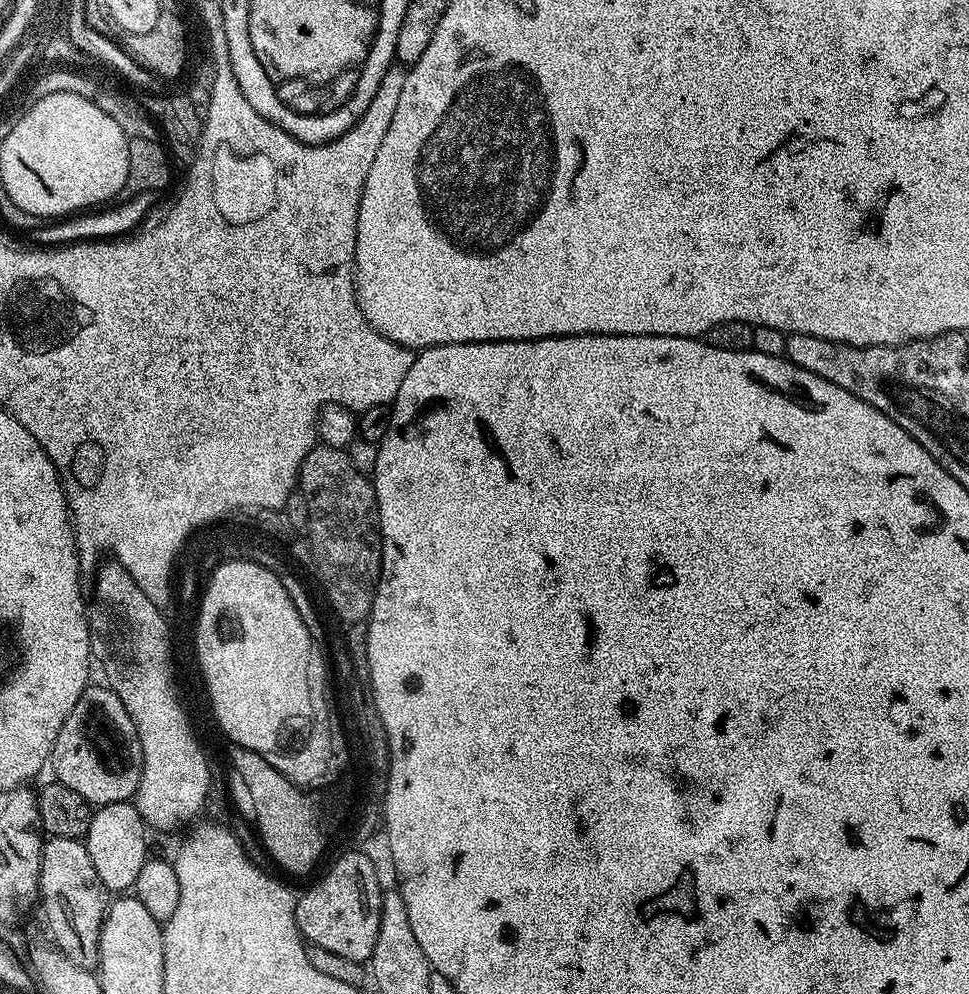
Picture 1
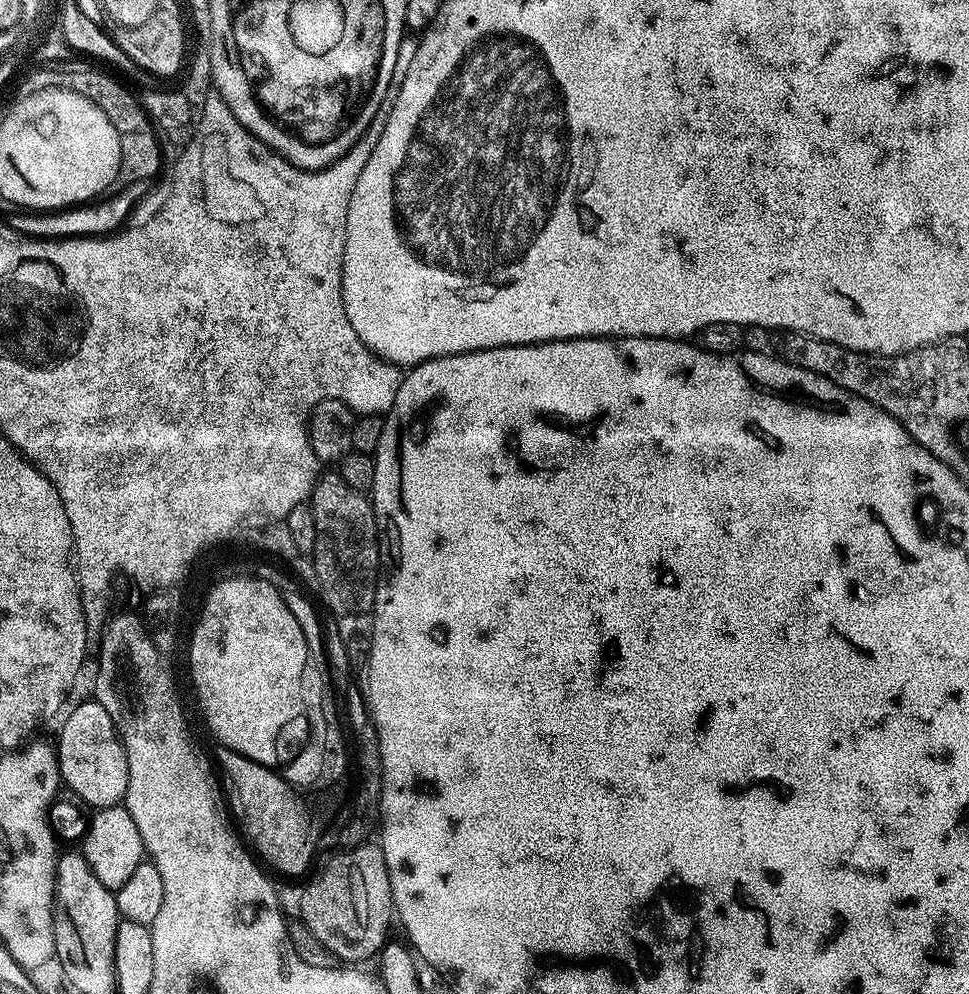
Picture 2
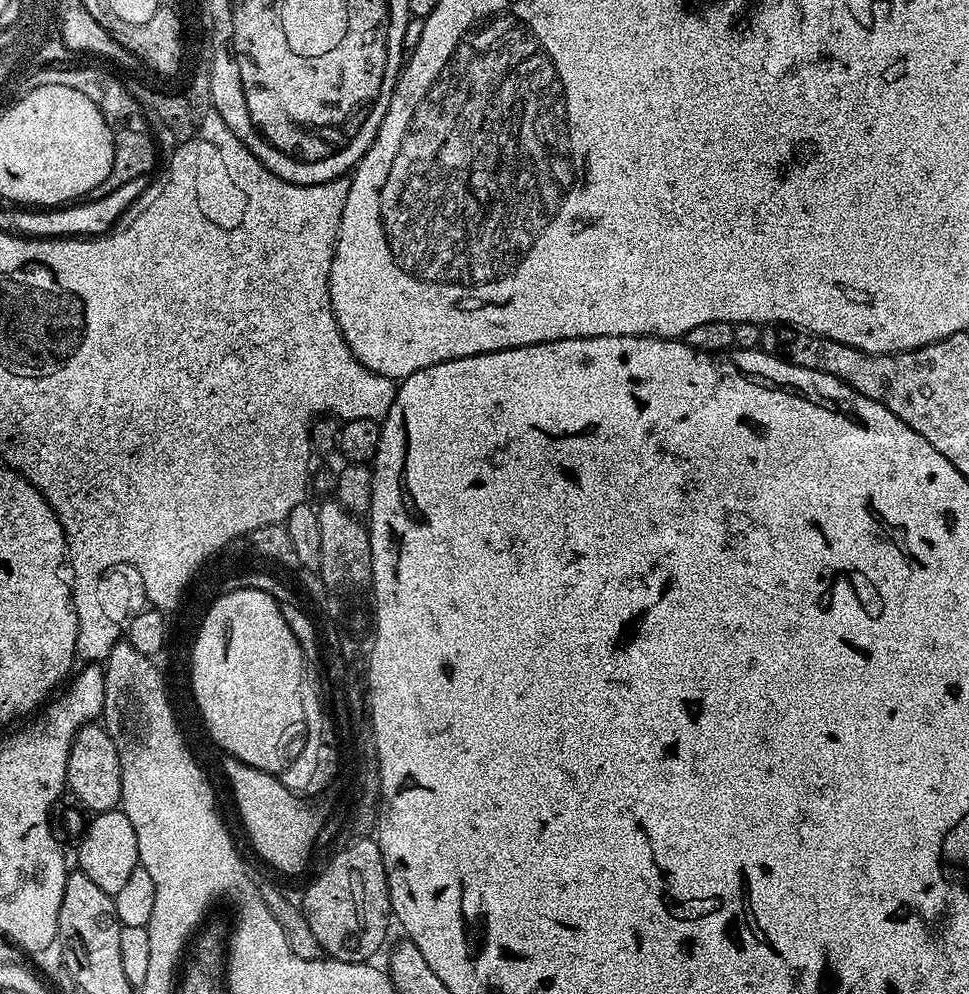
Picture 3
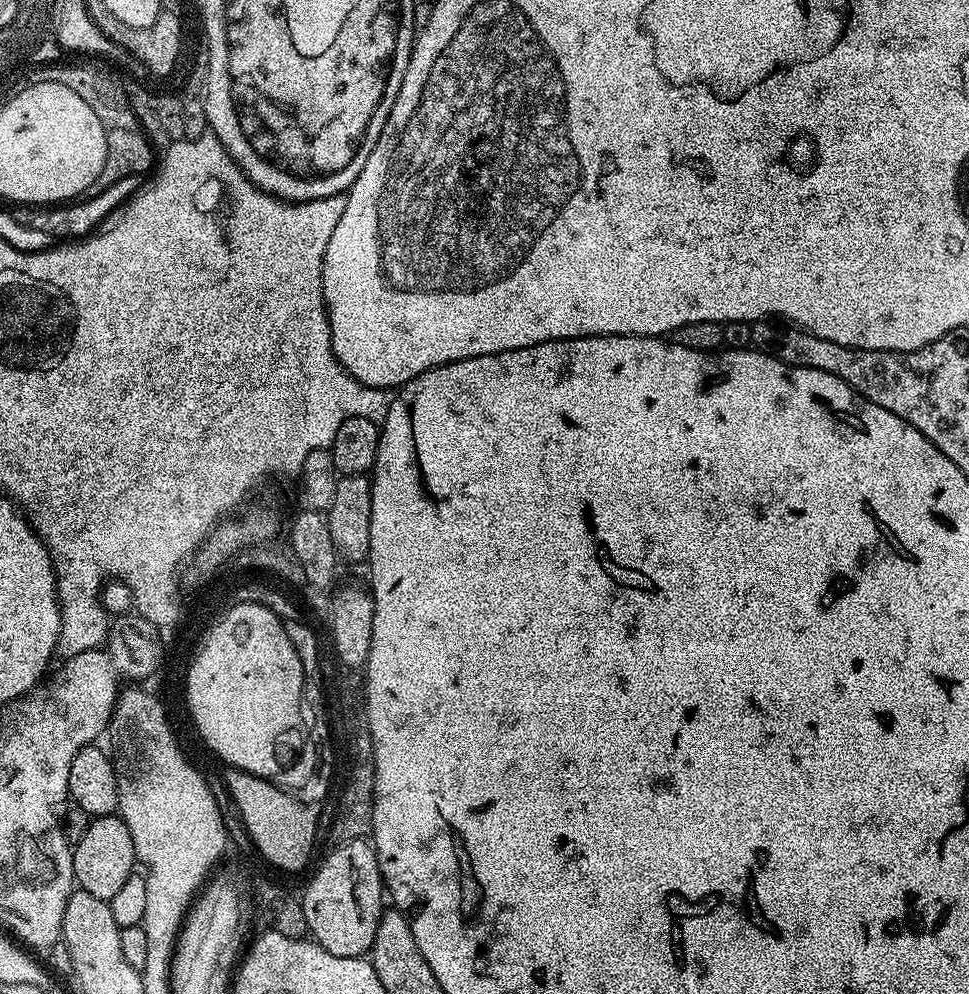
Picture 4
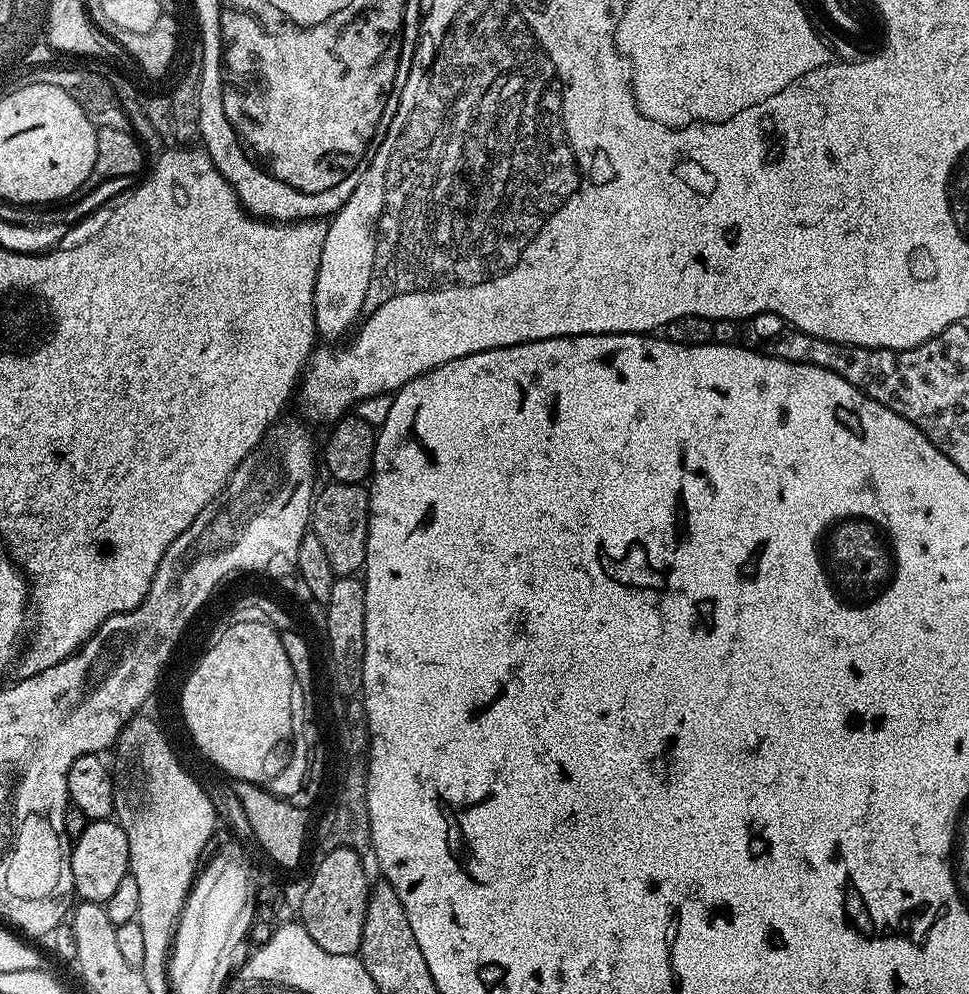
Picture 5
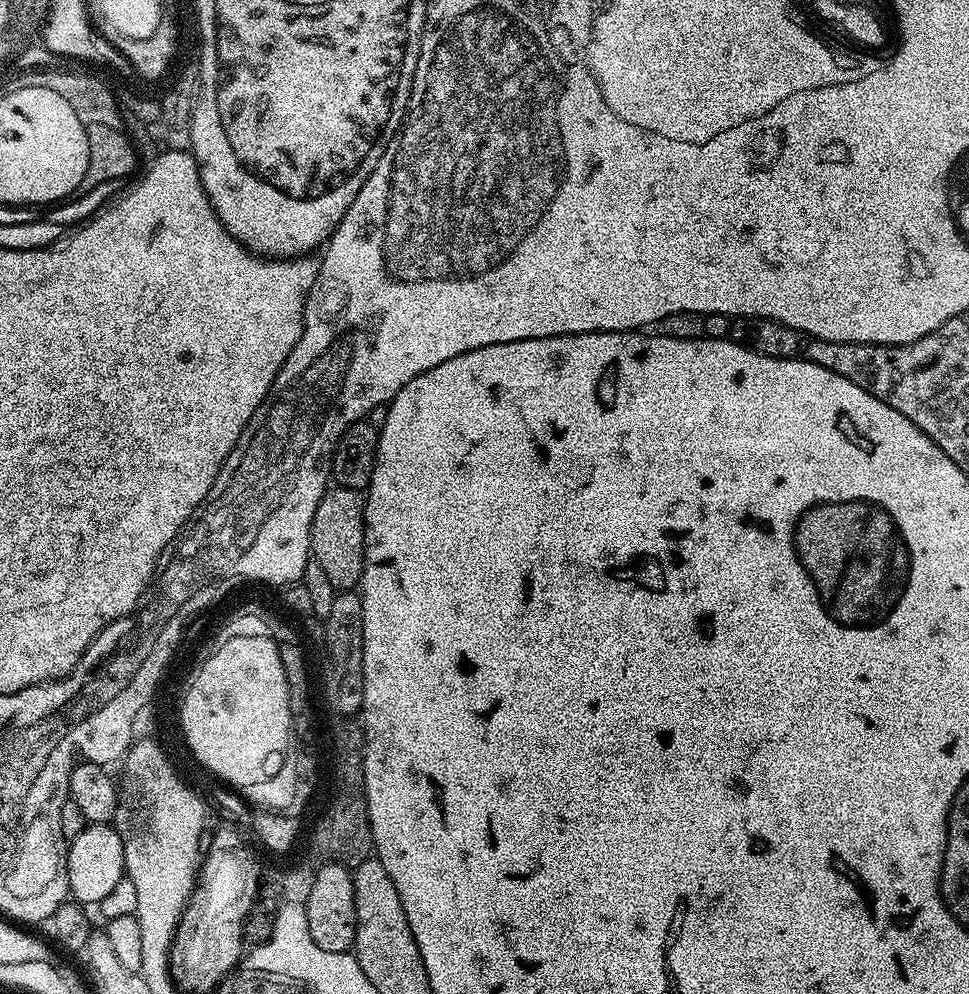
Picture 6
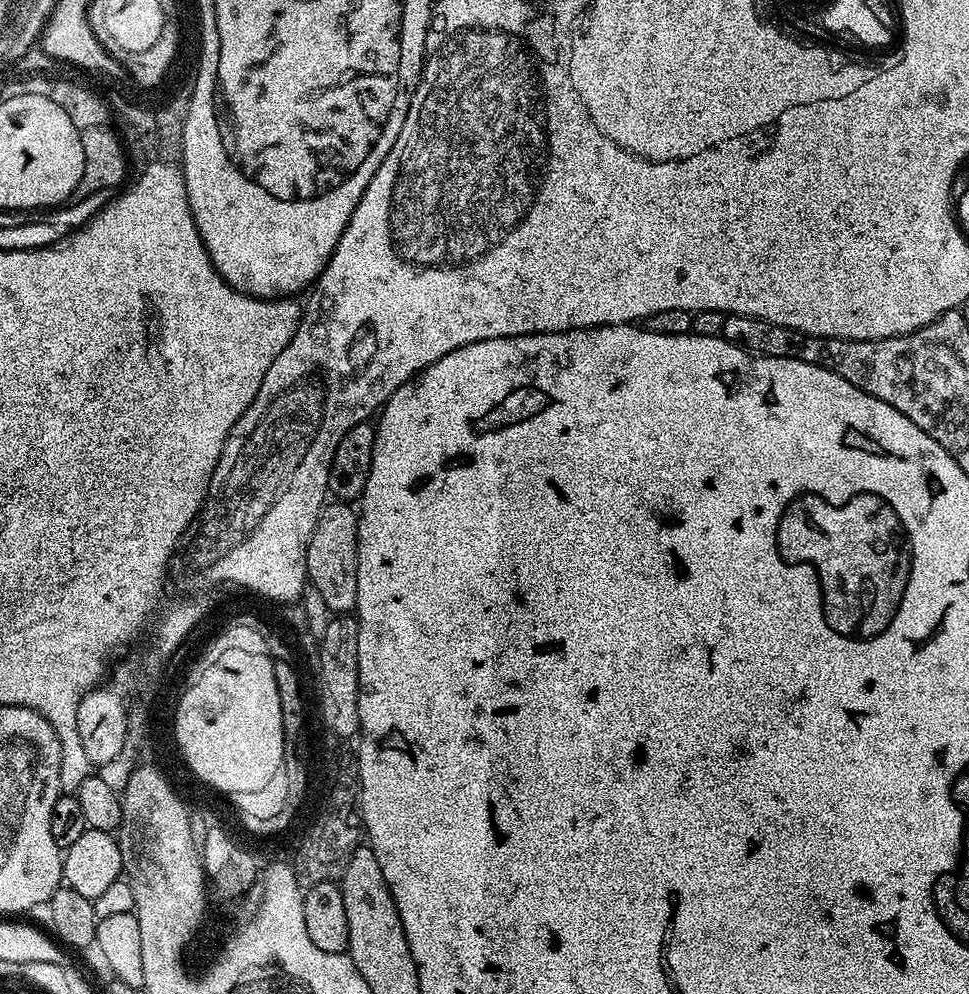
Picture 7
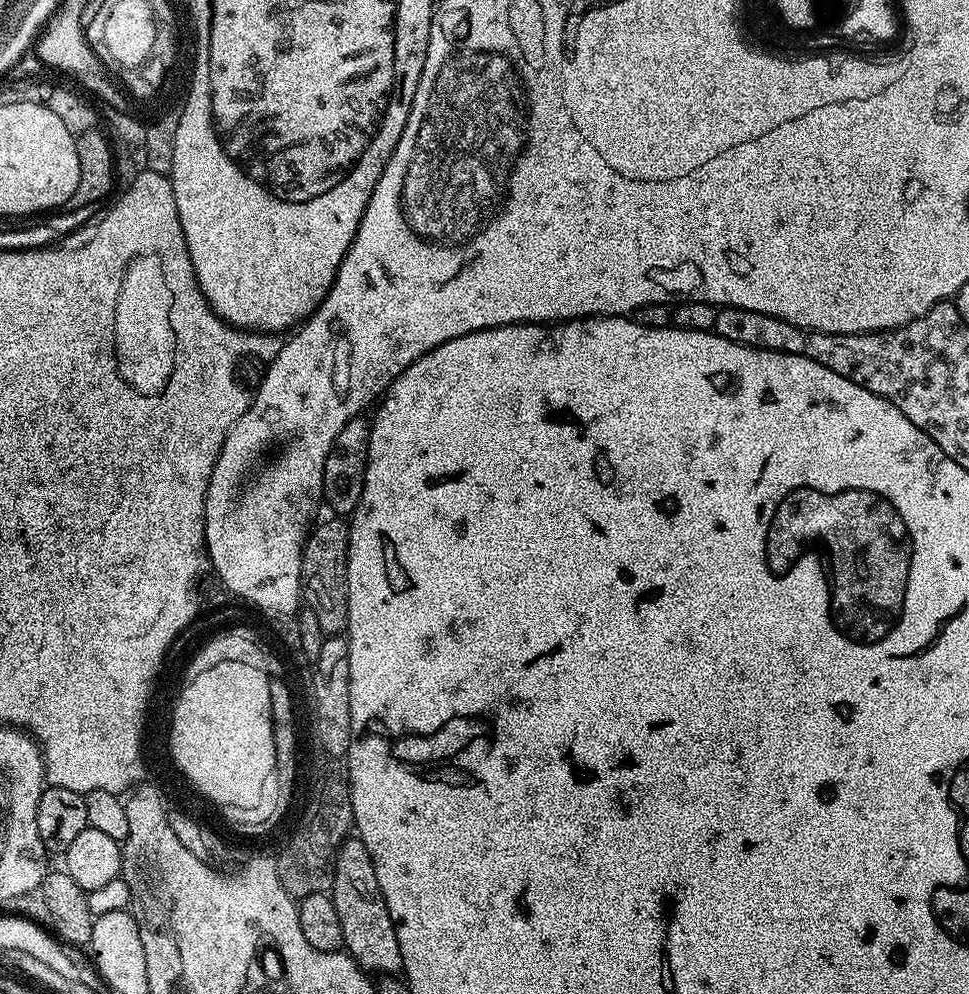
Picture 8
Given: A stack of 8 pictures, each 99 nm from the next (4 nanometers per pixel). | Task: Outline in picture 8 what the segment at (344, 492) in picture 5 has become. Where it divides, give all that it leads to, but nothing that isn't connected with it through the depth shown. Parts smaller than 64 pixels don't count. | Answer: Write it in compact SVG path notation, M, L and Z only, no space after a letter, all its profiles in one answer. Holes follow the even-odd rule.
M332 516L330 520L320 521L311 529L304 543L301 578L301 595L305 605L314 610L318 624L326 636L341 635L348 624L348 548L349 523L342 518Z

